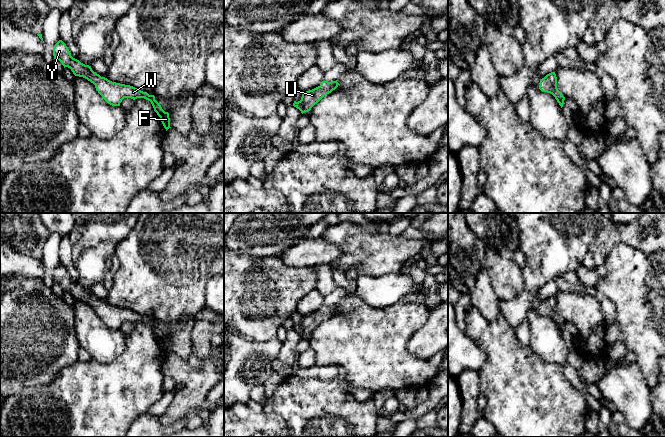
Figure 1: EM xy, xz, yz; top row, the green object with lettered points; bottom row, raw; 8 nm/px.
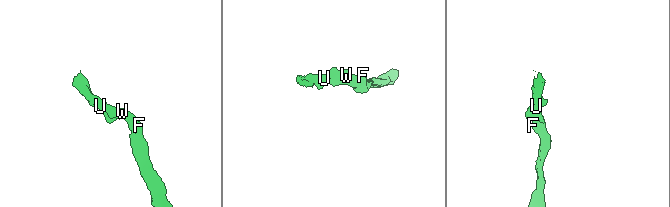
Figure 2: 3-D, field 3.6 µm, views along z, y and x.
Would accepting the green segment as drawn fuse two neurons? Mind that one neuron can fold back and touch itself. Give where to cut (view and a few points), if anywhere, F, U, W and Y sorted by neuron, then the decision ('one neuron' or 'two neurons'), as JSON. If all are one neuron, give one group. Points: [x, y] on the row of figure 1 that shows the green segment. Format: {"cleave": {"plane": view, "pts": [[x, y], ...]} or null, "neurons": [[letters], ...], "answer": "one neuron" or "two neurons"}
{"cleave": null, "neurons": [["F", "U", "W", "Y"]], "answer": "one neuron"}

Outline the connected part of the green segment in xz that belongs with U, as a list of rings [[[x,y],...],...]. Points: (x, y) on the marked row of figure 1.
[[[322,81],[321,84],[309,91],[303,92],[301,100],[294,101],[293,106],[305,113],[311,110],[311,108],[317,104],[324,96],[331,93],[338,87],[339,83],[336,81]]]

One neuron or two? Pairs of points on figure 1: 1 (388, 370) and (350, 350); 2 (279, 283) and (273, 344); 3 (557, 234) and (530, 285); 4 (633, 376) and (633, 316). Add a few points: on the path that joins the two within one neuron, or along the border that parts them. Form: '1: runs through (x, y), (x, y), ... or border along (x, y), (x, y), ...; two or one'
1: runs through (379, 361), (368, 350), (359, 350); one
2: border along (275, 336), (265, 341), (254, 341), (250, 338); two
3: runs through (551, 247), (547, 258), (537, 272); one
4: border along (633, 360), (639, 368), (644, 381); two

